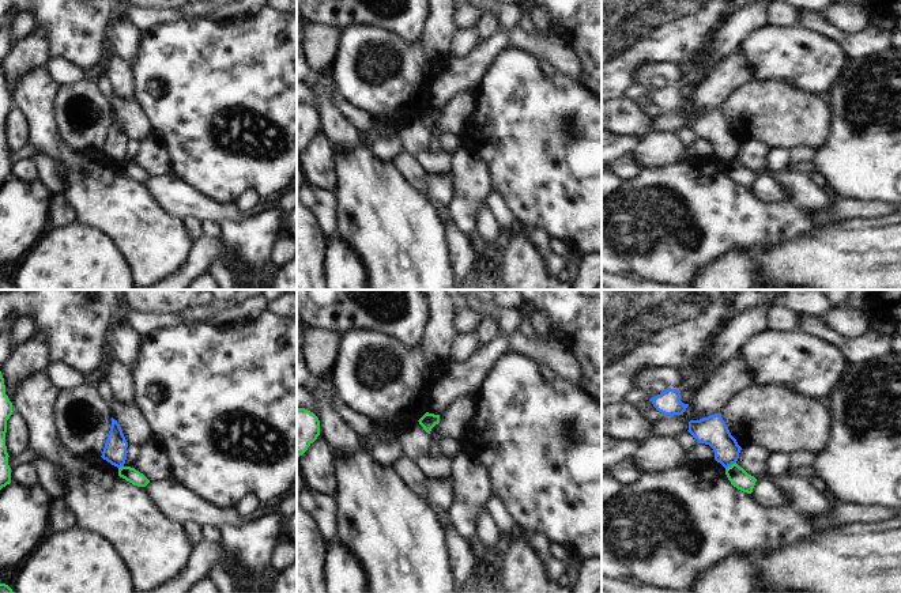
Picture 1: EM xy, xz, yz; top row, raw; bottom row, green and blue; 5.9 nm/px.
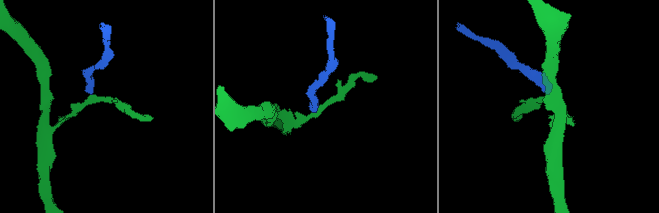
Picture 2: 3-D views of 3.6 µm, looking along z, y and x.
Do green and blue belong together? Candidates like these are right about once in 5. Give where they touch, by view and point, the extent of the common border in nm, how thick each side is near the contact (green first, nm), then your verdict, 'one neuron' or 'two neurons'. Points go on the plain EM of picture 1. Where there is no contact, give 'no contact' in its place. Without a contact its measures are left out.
yz (731, 161) | 80 nm | 110/170 nm | two neurons

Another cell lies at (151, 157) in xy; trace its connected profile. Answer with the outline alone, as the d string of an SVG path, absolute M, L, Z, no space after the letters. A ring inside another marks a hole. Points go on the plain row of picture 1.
M152 131L139 141L133 159L135 165L143 169L150 177L170 174L167 152Z

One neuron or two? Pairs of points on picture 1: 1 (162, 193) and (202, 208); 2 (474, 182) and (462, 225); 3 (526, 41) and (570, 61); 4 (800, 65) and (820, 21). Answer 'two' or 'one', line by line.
1: one
2: one
3: one
4: two

